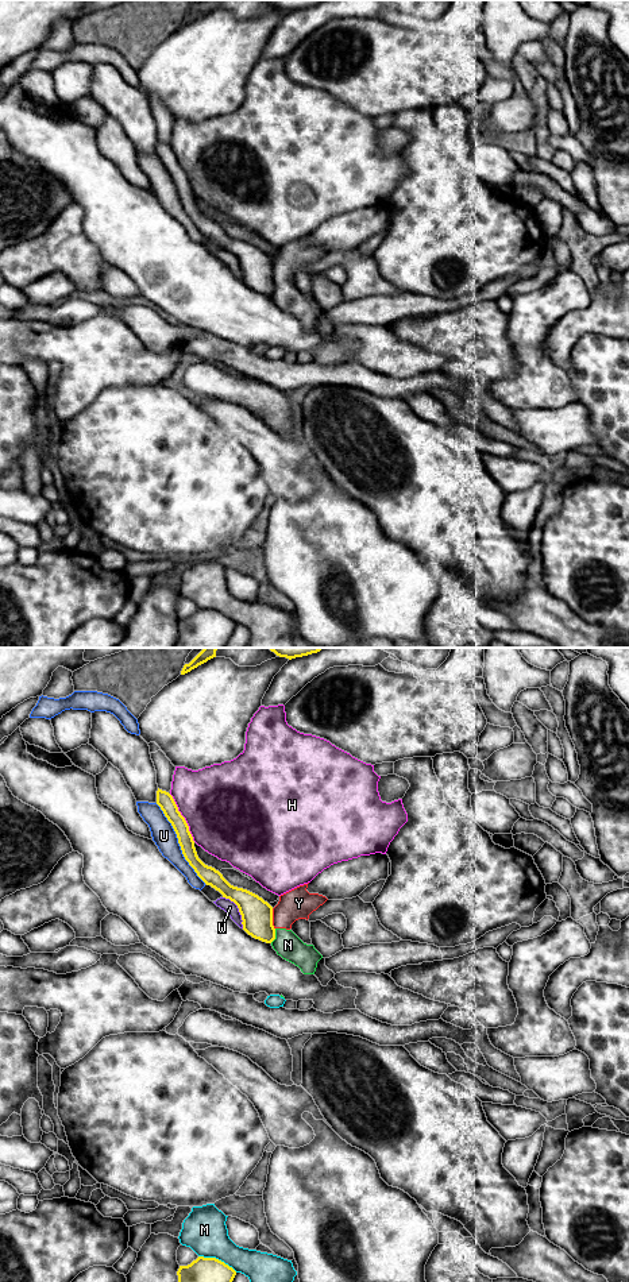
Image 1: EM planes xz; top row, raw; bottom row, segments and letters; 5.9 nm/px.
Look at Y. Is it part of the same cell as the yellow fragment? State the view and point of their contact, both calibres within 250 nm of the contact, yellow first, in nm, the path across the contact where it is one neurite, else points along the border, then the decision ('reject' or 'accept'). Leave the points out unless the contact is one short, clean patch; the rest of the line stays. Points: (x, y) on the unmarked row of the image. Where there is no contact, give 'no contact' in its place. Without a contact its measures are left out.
contact xz (271, 271); calibres 190 and 180 nm; border xz (271, 261), (271, 277), (274, 281); reject

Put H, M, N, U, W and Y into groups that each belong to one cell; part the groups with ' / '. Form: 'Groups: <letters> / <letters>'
Groups: H / M N Y / U / W

